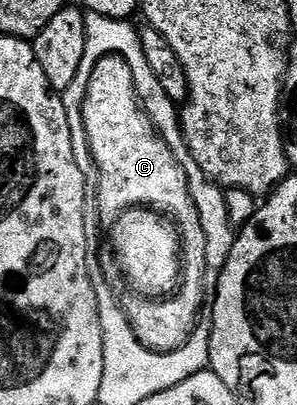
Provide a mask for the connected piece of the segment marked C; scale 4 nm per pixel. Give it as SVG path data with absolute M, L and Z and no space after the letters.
M106 55L104 59L98 59L90 68L87 77L87 92L85 93L85 101L83 102L83 120L85 121L85 133L89 137L89 145L91 146L91 155L95 159L95 167L99 171L99 213L104 220L114 221L123 214L129 207L150 207L152 211L158 211L168 216L172 223L179 229L179 240L183 242L183 273L181 276L181 286L174 295L162 301L148 301L142 297L131 297L128 303L122 304L124 313L127 314L129 325L133 329L133 333L141 340L150 351L156 351L162 355L168 355L170 351L181 349L181 345L185 345L189 341L189 337L195 331L195 327L199 324L201 312L199 306L203 303L203 291L205 292L205 284L207 282L207 266L205 265L205 229L201 226L201 217L197 217L197 205L193 205L193 197L189 193L189 185L185 177L185 169L181 169L181 165L177 161L177 157L173 157L173 153L169 149L169 145L160 137L159 132L152 125L147 112L143 110L143 104L139 101L139 94L135 91L135 82L133 81L133 69L129 69L129 65L120 55Z

